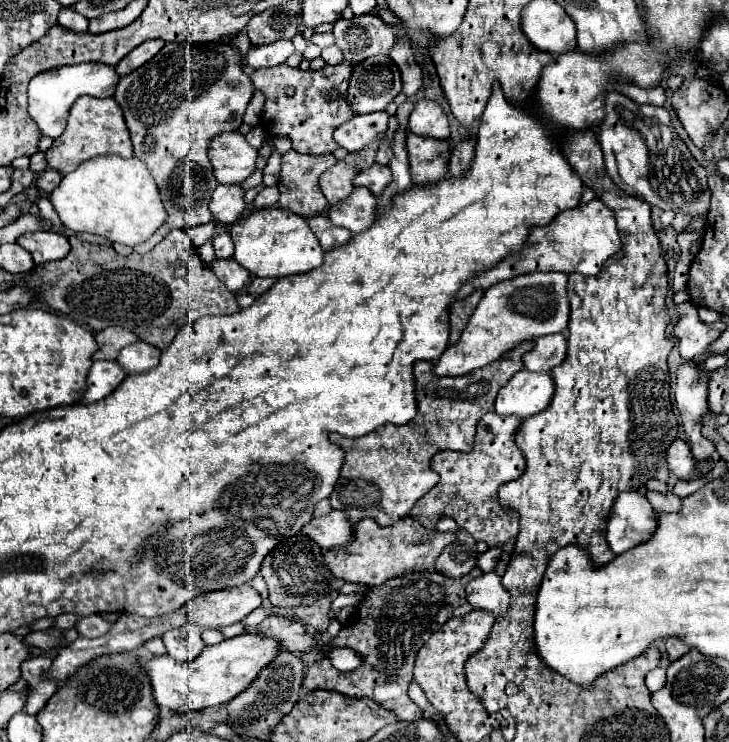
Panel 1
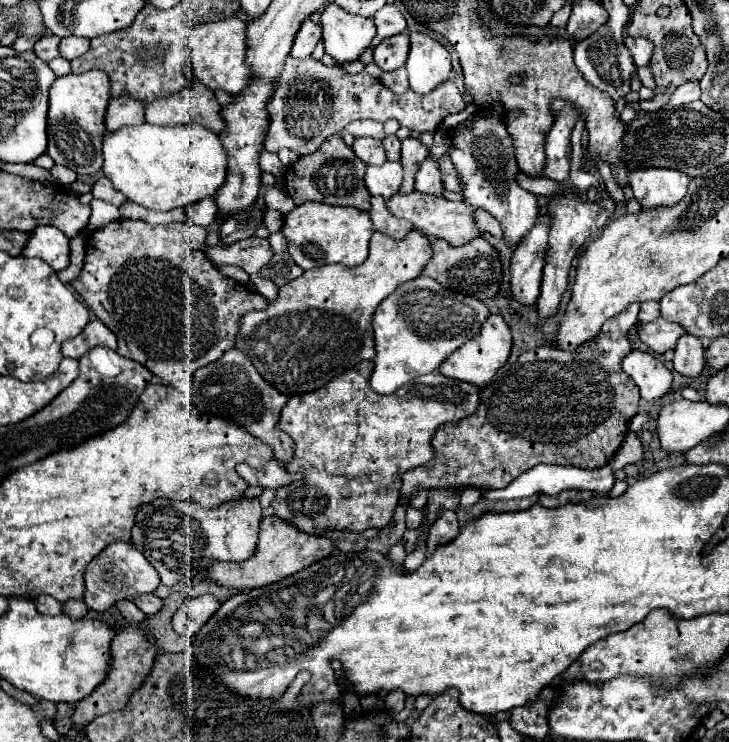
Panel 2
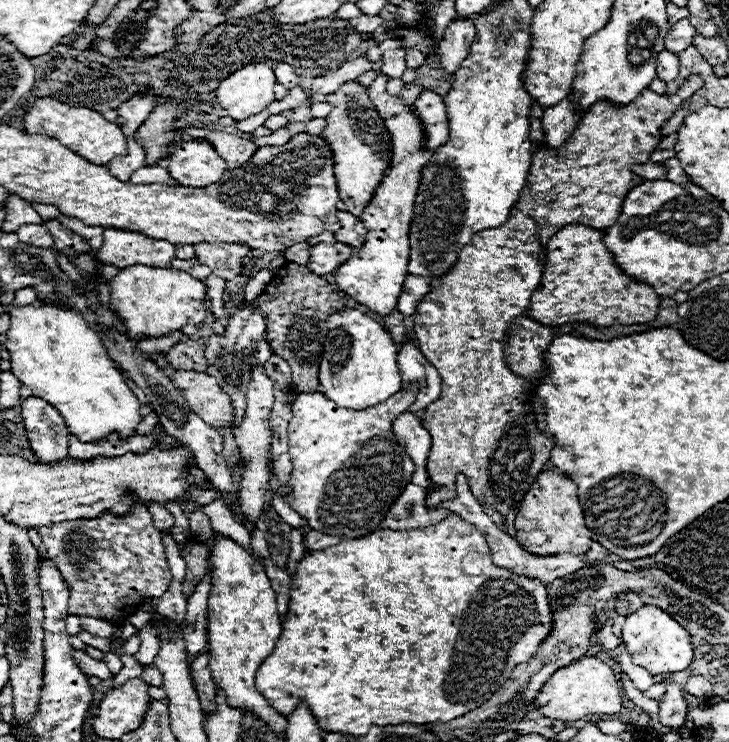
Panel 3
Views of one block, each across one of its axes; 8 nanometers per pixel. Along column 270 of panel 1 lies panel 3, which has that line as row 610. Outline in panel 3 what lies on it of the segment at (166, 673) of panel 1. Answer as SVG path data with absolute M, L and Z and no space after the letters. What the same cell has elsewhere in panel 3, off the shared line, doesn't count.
M644 606L638 612L626 616L620 638L632 654L632 664L646 668L654 676L686 670L694 660L694 648L688 630L682 628L676 620L672 620L666 612L660 612L660 608L656 606Z

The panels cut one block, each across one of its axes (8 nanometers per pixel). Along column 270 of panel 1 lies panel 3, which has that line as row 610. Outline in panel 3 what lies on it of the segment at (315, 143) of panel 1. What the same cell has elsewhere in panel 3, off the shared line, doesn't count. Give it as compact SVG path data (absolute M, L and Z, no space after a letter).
M134 502L124 516L102 512L94 520L80 518L42 526L38 534L50 560L54 560L64 580L72 584L68 614L94 616L122 626L146 598L160 598L172 582L160 530L140 502Z

